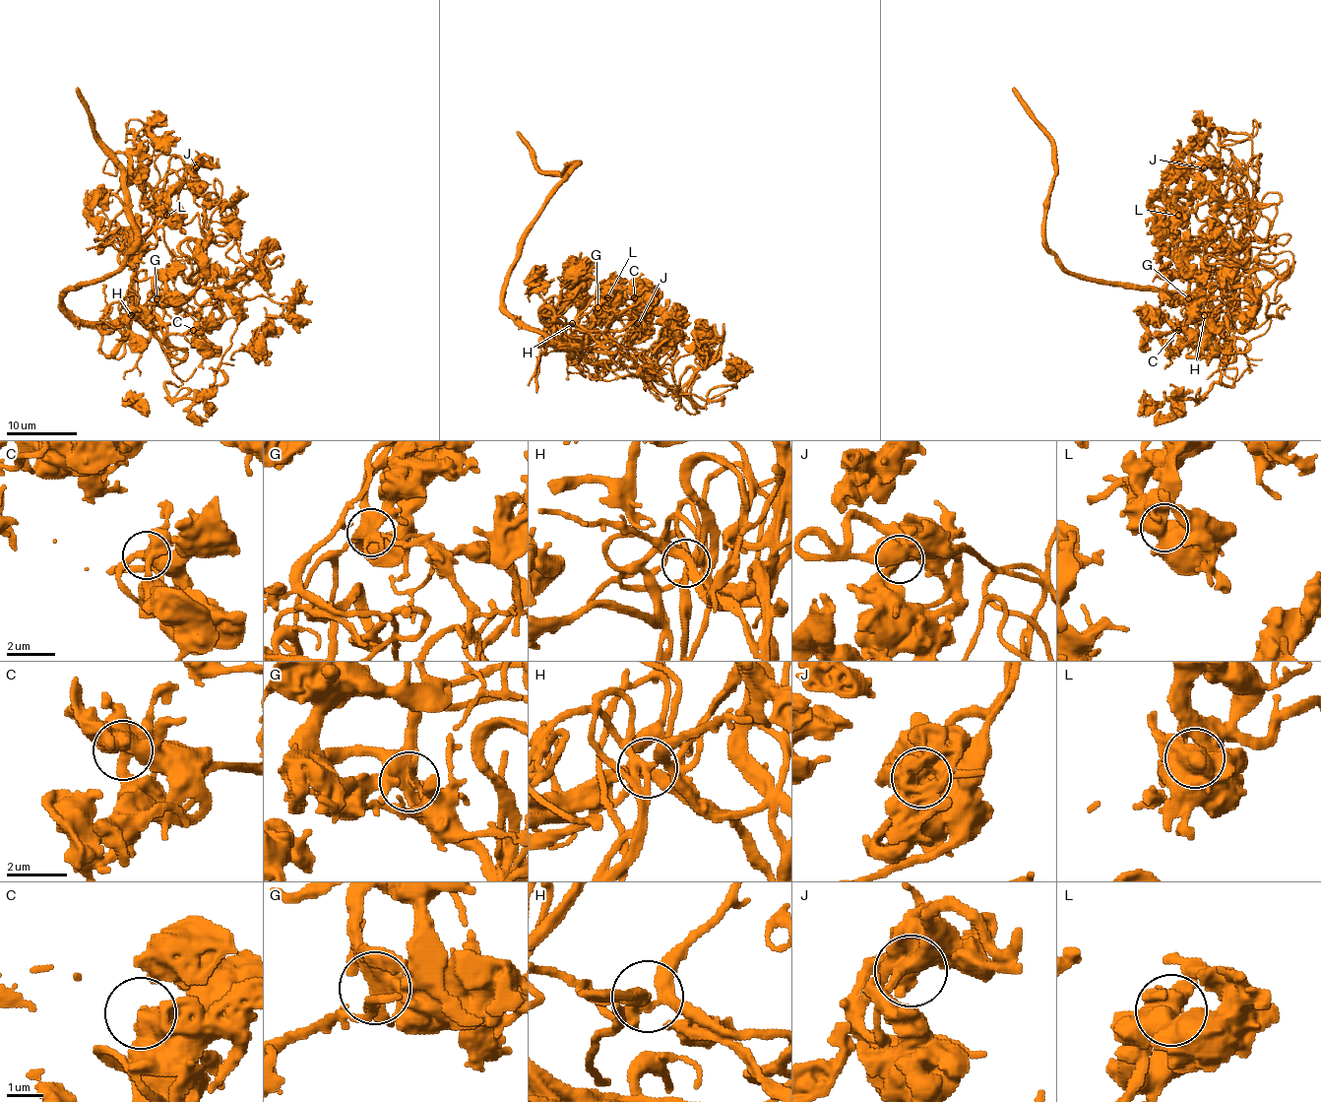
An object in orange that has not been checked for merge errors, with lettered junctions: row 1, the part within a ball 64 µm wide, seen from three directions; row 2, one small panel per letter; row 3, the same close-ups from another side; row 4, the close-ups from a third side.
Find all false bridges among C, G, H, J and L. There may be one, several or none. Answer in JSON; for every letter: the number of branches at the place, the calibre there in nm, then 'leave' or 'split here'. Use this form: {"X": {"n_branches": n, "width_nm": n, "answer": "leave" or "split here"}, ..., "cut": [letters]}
{"C": {"n_branches": 4, "width_nm": 380, "answer": "leave"}, "G": {"n_branches": 6, "width_nm": 400, "answer": "split here"}, "H": {"n_branches": 5, "width_nm": 340, "answer": "leave"}, "J": {"n_branches": 2, "width_nm": 550, "answer": "leave"}, "L": {"n_branches": 2, "width_nm": 650, "answer": "leave"}, "cut": ["G"]}

